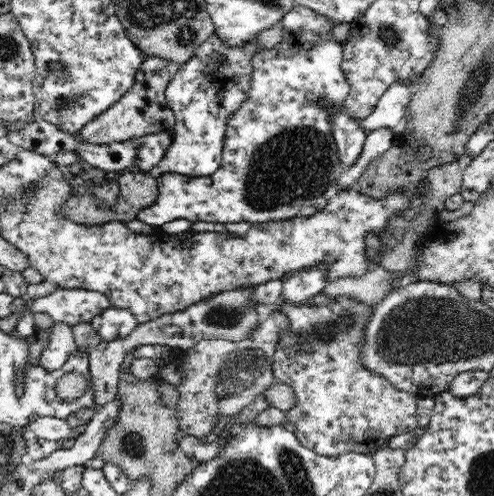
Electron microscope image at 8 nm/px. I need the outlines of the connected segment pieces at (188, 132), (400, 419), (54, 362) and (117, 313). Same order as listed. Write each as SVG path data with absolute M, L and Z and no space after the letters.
M212 36L194 50L191 60L173 67L172 80L166 86L166 98L176 117L172 144L164 158L148 171L150 175L159 177L170 172L192 177L210 176L218 170L227 118L246 100L253 72L251 58L262 50L264 48L259 48L257 38L248 40L242 47L231 48Z
M322 292L317 296L310 298L310 301L307 301L307 304L299 305L298 307L296 307L296 305L284 305L284 301L279 302L274 307L274 312L286 314L290 322L289 328L280 334L279 344L276 346L276 352L274 352L275 360L273 361L272 368L274 369L275 382L282 382L282 384L290 385L290 387L296 391L296 397L298 397L296 406L284 412L288 415L288 424L284 424L284 427L295 432L298 441L305 446L305 448L312 449L312 451L320 454L320 456L326 457L335 457L347 452L358 452L371 455L380 447L388 445L390 437L412 433L417 428L417 397L409 392L398 390L395 386L390 384L389 380L386 380L382 376L374 375L374 373L366 371L366 369L362 367L362 359L360 359L359 355L359 346L362 344L360 343L360 340L362 340L362 336L364 336L364 330L366 330L366 324L368 324L368 320L370 320L370 316L374 314L375 306L362 305L362 302L354 301L354 299L348 299L346 297L330 299Z
M56 322L49 329L50 344L41 352L40 364L47 371L60 370L77 345L70 325Z
M106 308L94 316L90 322L102 342L124 340L139 326L136 319L128 310L122 308Z

